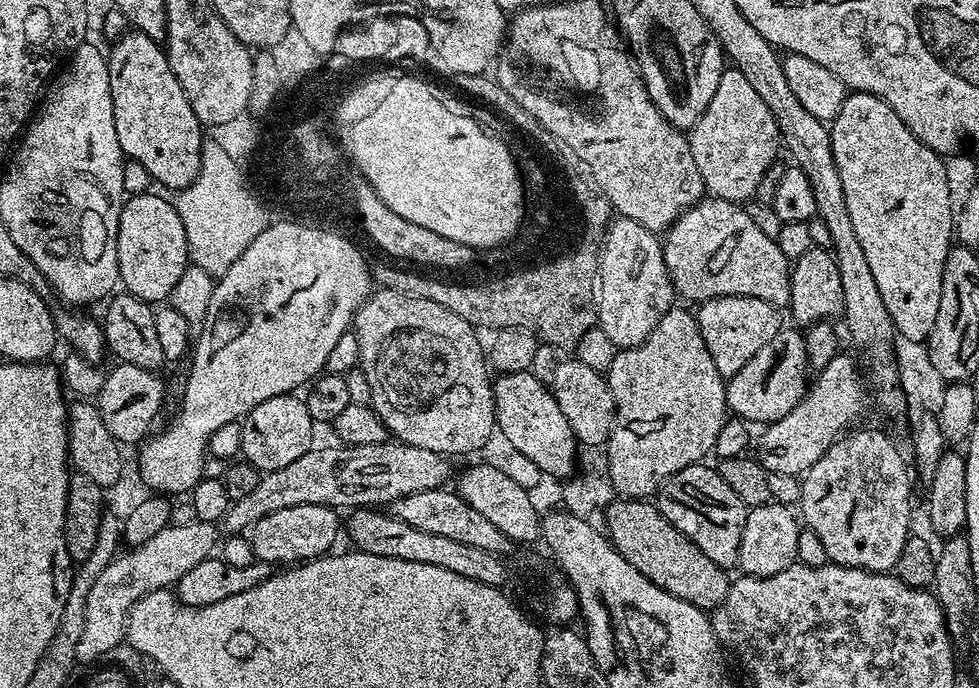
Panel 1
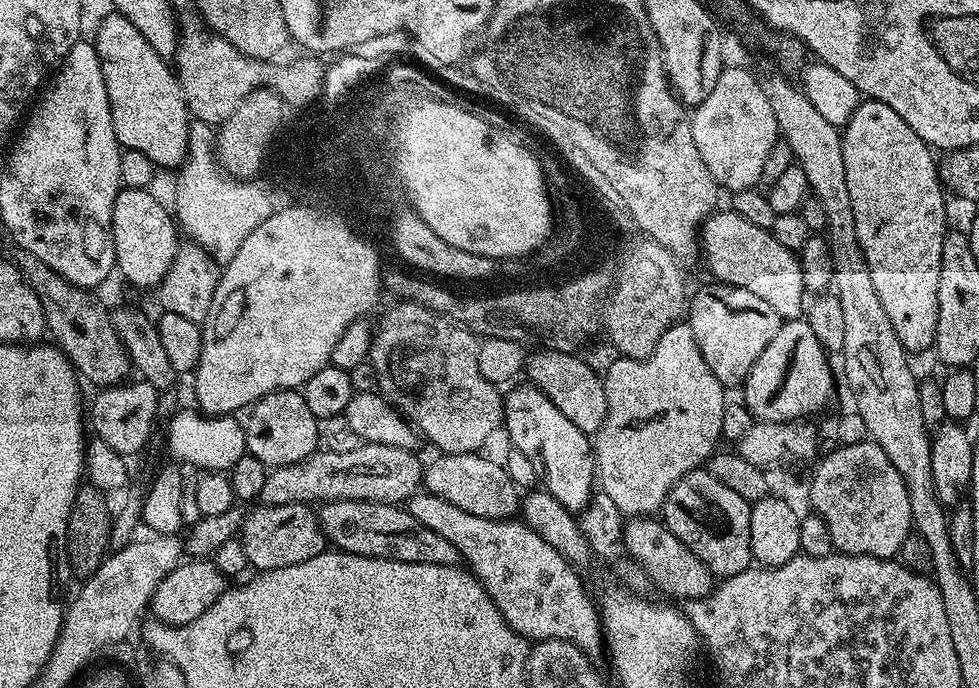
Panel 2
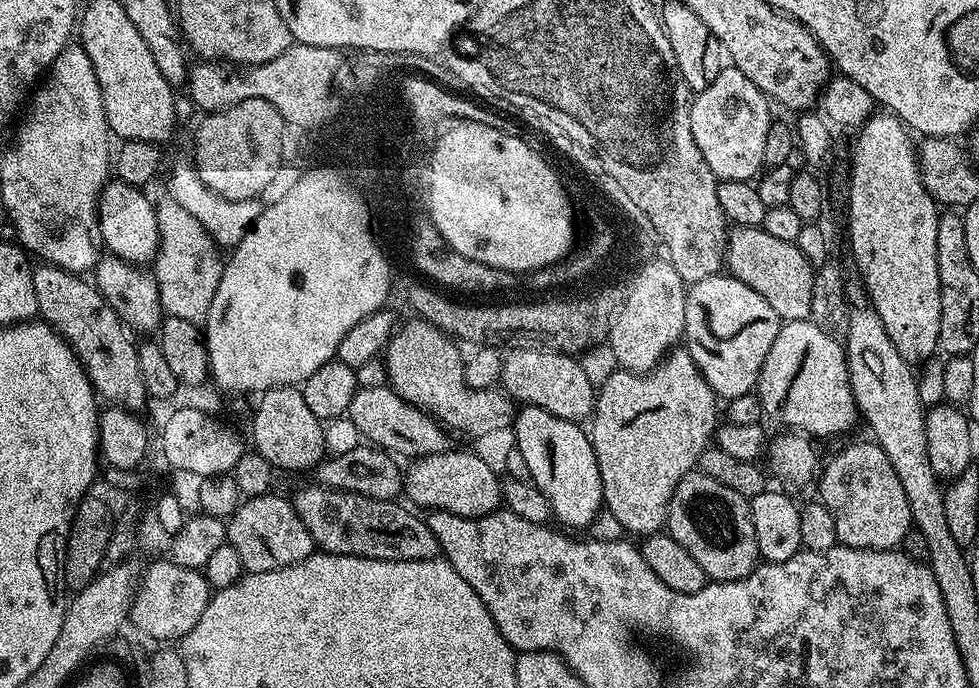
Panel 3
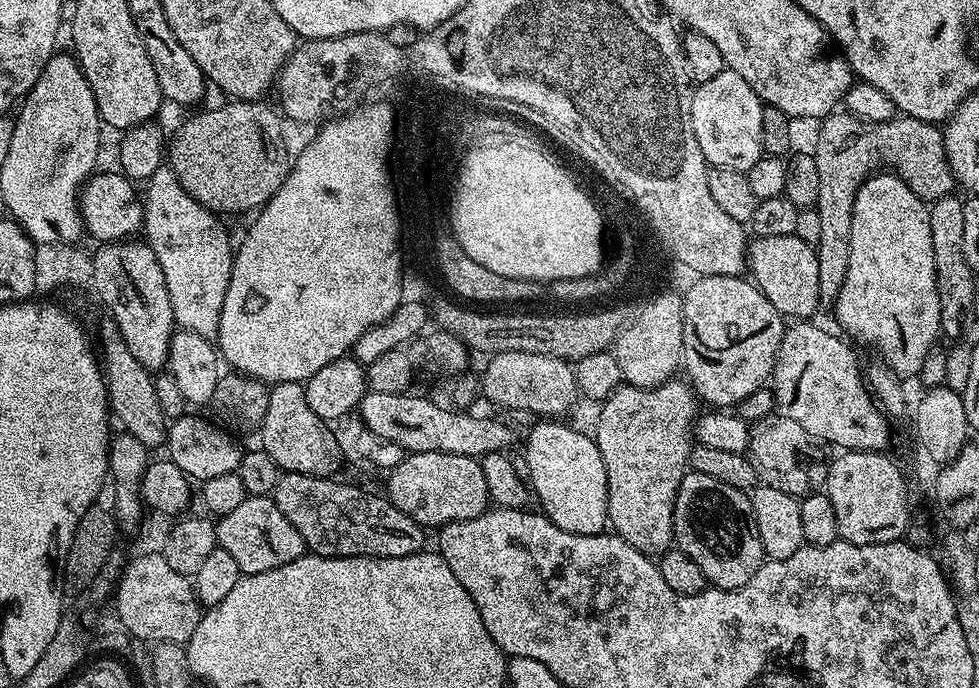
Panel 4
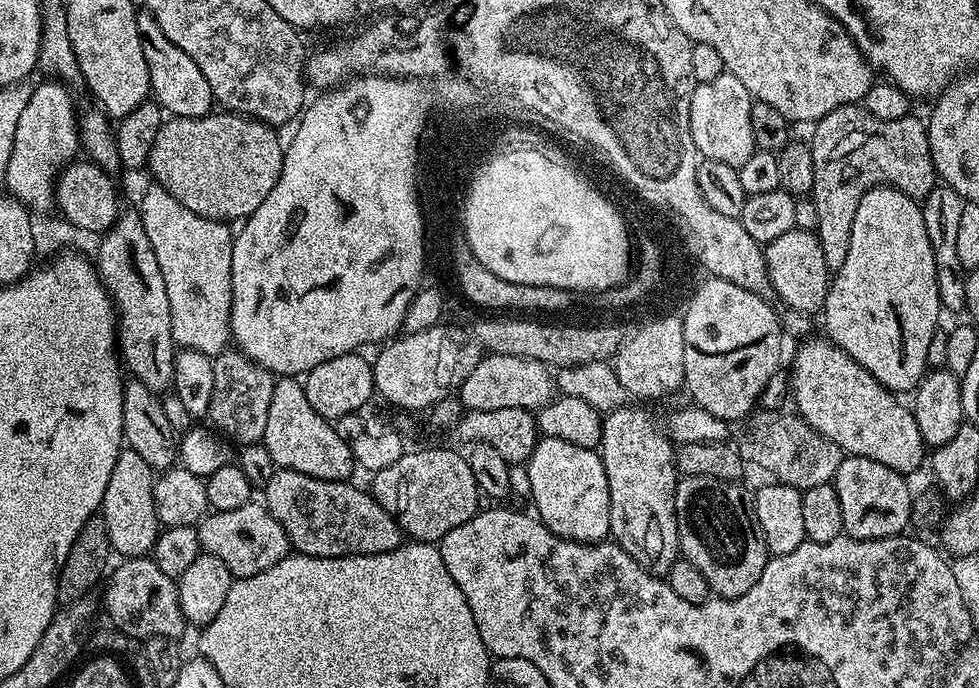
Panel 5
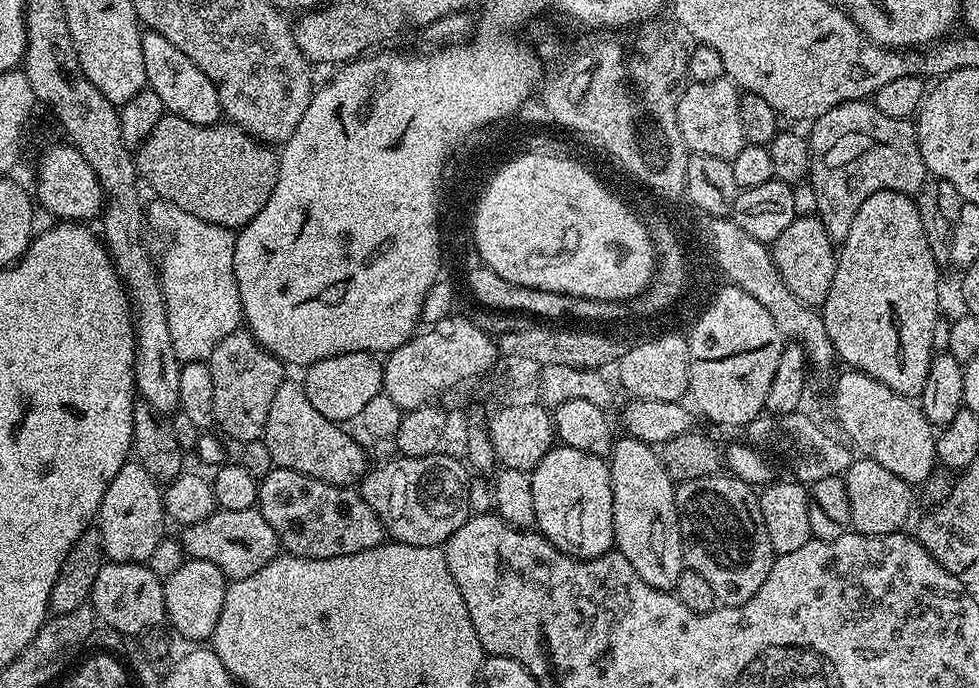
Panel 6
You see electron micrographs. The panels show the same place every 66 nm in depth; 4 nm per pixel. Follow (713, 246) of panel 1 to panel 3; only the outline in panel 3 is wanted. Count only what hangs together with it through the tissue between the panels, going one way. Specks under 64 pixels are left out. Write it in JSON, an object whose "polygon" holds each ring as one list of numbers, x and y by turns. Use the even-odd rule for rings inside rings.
{"polygon":[[762,226,733,227,728,233,726,268,731,275,750,286,750,290,762,294,762,298,766,298,766,302,774,306,774,314,778,314,781,321,809,319,814,266,808,261,806,254,798,250,796,243,773,238,772,235,766,234]]}

